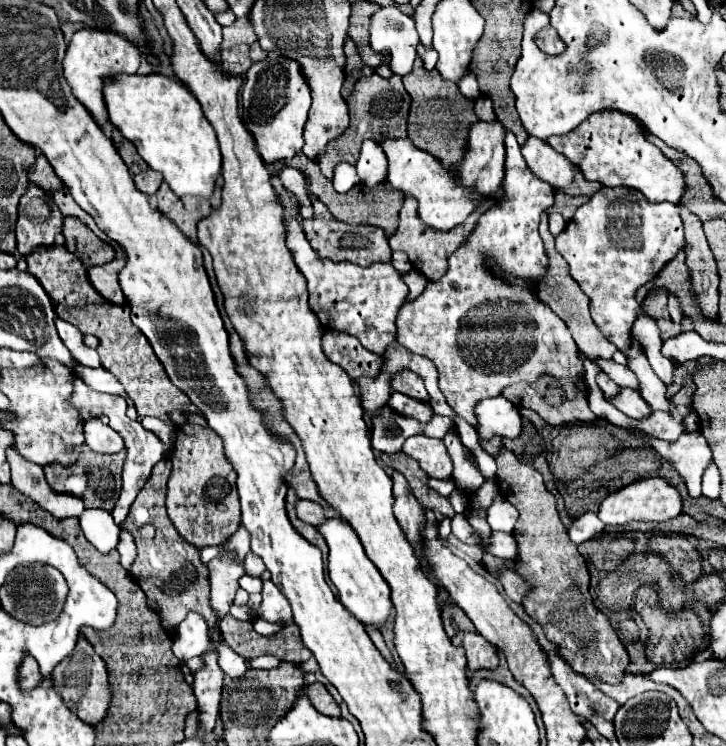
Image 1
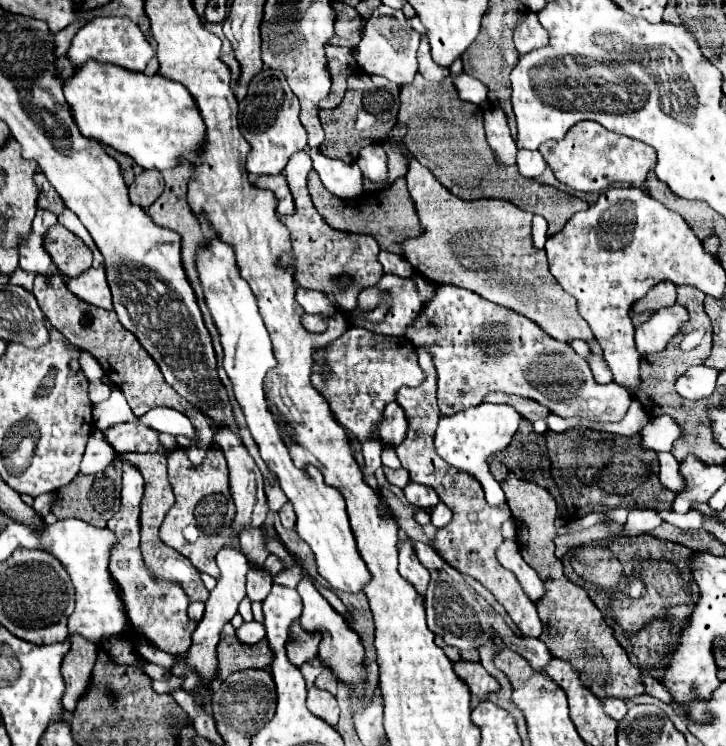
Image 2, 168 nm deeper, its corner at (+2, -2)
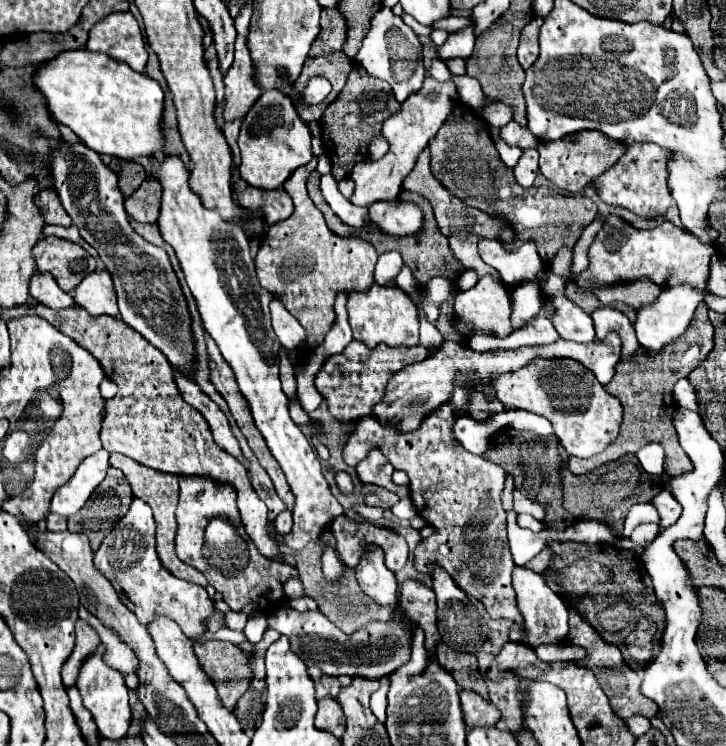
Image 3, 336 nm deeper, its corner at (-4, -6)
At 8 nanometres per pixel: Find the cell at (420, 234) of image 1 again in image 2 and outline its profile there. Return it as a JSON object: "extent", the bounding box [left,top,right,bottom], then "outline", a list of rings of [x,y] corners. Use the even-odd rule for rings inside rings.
{"extent":[402,159,596,343],"outline":[[[416,159],[410,163],[410,169],[406,173],[408,191],[414,201],[420,225],[424,227],[424,233],[418,237],[408,237],[402,241],[402,253],[412,263],[414,271],[418,275],[424,275],[432,283],[452,283],[464,289],[470,289],[478,295],[482,295],[488,301],[500,303],[504,307],[510,307],[534,323],[538,323],[548,335],[552,335],[558,341],[572,343],[574,339],[582,339],[586,343],[596,343],[588,323],[580,317],[576,309],[576,299],[568,295],[560,283],[552,277],[548,269],[548,259],[544,255],[544,249],[536,249],[532,243],[532,213],[504,201],[504,199],[476,199],[476,201],[464,201],[456,195],[452,195],[446,187],[442,187],[436,177],[422,167]]]}

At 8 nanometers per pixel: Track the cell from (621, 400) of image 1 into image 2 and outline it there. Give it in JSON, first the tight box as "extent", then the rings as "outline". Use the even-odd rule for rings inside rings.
{"extent":[404,285,632,421],"outline":[[[438,285],[430,301],[424,303],[416,321],[408,325],[404,337],[408,337],[408,341],[412,341],[414,347],[424,349],[432,355],[438,375],[438,407],[442,415],[454,415],[456,411],[474,407],[476,403],[482,403],[484,395],[492,391],[530,397],[560,417],[580,415],[592,421],[620,421],[624,419],[632,403],[630,393],[618,383],[596,383],[588,363],[568,343],[552,339],[528,317],[516,315],[516,311],[500,307],[498,303],[492,303],[456,285]]]}

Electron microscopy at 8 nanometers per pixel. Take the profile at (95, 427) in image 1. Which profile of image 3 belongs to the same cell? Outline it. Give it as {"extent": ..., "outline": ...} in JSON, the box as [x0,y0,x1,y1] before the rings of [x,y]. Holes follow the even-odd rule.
{"extent":[50,449,108,517],"outline":[[[106,449],[84,459],[80,467],[76,469],[76,473],[72,475],[72,479],[56,491],[50,503],[50,511],[64,515],[64,517],[78,513],[84,507],[84,503],[90,499],[94,489],[104,481],[106,471],[108,471],[108,451]]]}

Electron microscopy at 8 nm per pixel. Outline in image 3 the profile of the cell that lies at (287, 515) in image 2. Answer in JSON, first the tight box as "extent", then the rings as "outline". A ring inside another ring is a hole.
{"extent":[272,509,292,535],"outline":[[[286,509],[286,511],[282,511],[282,513],[274,519],[272,527],[274,527],[274,531],[276,531],[276,533],[286,535],[286,533],[292,529],[292,513],[290,513],[288,509]]]}

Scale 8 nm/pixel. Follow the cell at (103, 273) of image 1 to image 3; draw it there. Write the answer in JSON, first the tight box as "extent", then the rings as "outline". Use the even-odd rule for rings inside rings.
{"extent":[74,271,120,317],"outline":[[[108,271],[90,273],[74,289],[74,301],[94,317],[98,317],[98,315],[120,317],[118,305],[116,305],[116,295],[114,295],[114,283],[112,283]]]}

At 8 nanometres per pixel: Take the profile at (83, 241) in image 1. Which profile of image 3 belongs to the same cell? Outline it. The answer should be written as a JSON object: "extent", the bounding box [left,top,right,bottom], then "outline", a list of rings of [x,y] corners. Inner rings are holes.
{"extent":[32,237,96,293],"outline":[[[44,237],[36,243],[32,255],[36,271],[50,273],[66,293],[74,291],[74,287],[78,287],[78,283],[96,269],[96,259],[92,255],[88,255],[80,245],[60,237]]]}

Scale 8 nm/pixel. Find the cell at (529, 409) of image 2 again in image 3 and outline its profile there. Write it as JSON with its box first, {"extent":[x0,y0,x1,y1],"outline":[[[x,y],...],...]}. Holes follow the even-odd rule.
{"extent":[466,393,504,421],"outline":[[[472,393],[472,395],[470,395],[470,407],[466,407],[466,413],[468,413],[472,419],[484,421],[490,411],[502,411],[502,409],[504,409],[504,405],[502,405],[498,399],[496,399],[494,403],[488,403],[488,401],[484,399],[484,395]]]}

